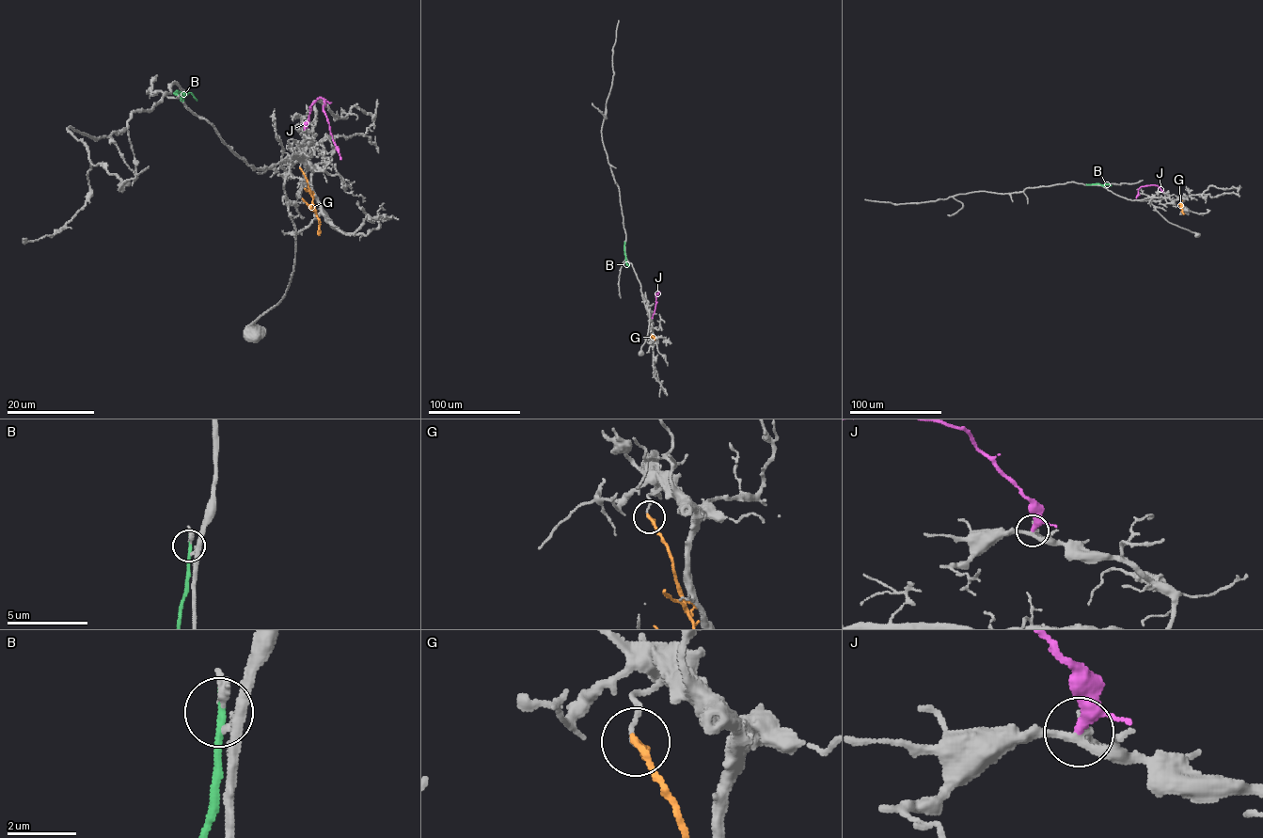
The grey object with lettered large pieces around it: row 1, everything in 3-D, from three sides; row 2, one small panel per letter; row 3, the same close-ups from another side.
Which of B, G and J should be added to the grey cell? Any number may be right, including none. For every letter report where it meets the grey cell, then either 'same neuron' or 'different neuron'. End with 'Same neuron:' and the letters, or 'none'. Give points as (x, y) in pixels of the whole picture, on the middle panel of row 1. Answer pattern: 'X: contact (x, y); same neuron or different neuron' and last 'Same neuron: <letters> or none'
B: contact (624, 243); different neuron
G: contact (651, 337); different neuron
J: contact (652, 317); different neuron
Same neuron: none

